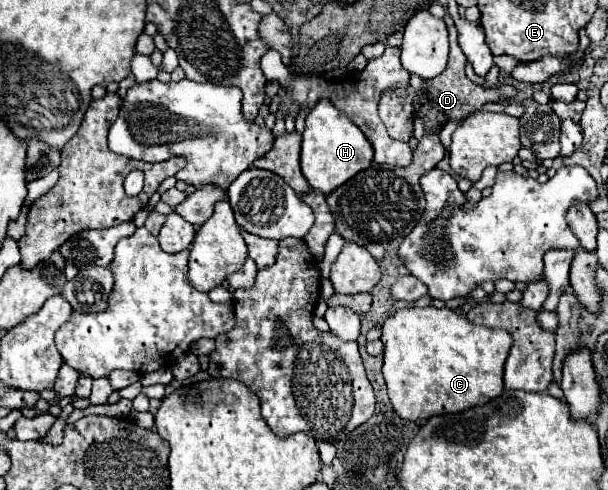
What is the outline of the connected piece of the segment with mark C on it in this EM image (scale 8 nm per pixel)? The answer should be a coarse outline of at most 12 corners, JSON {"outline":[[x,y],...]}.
{"outline":[[456,311],[384,321],[384,373],[406,421],[504,391],[512,337]]}

